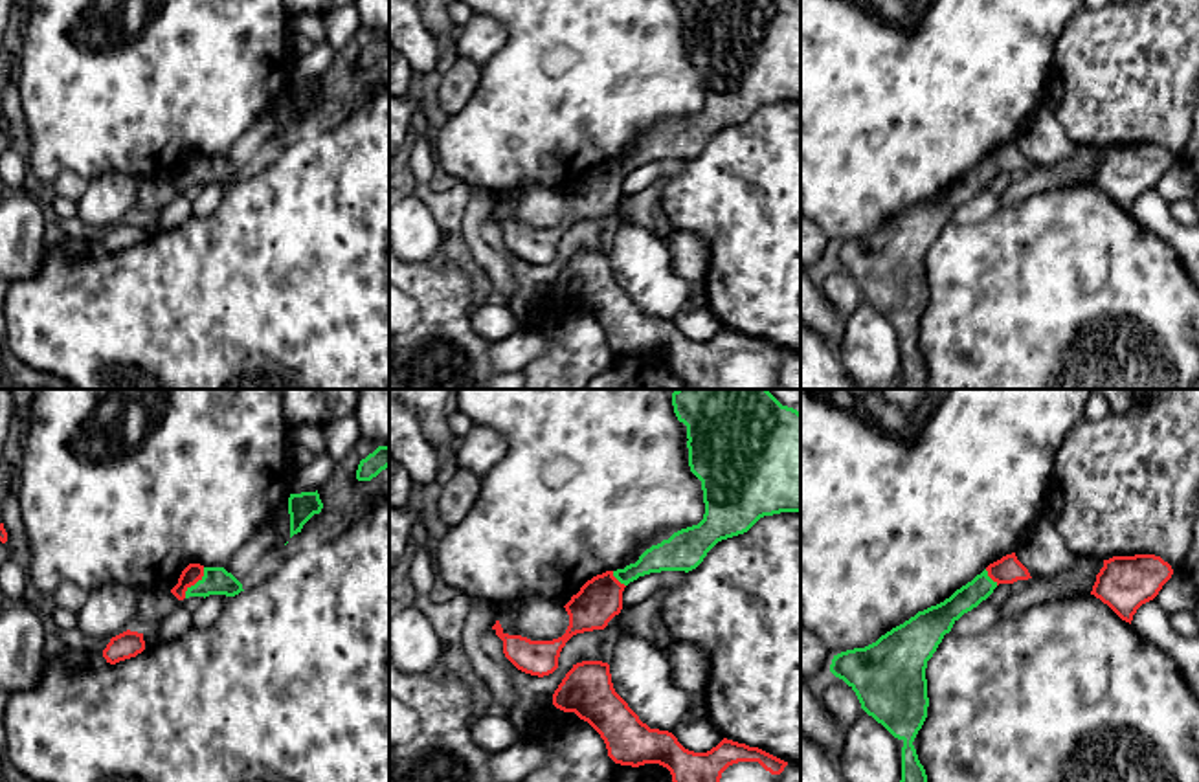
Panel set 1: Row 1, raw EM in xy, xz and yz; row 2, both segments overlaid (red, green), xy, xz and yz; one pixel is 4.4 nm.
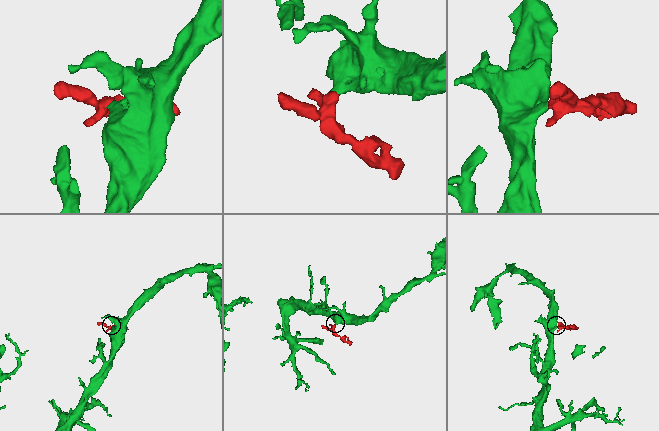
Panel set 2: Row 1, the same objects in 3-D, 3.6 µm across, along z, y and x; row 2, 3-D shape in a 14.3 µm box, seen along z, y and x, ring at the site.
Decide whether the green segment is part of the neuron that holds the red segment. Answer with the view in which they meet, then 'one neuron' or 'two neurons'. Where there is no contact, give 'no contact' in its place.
xy | one neuron

